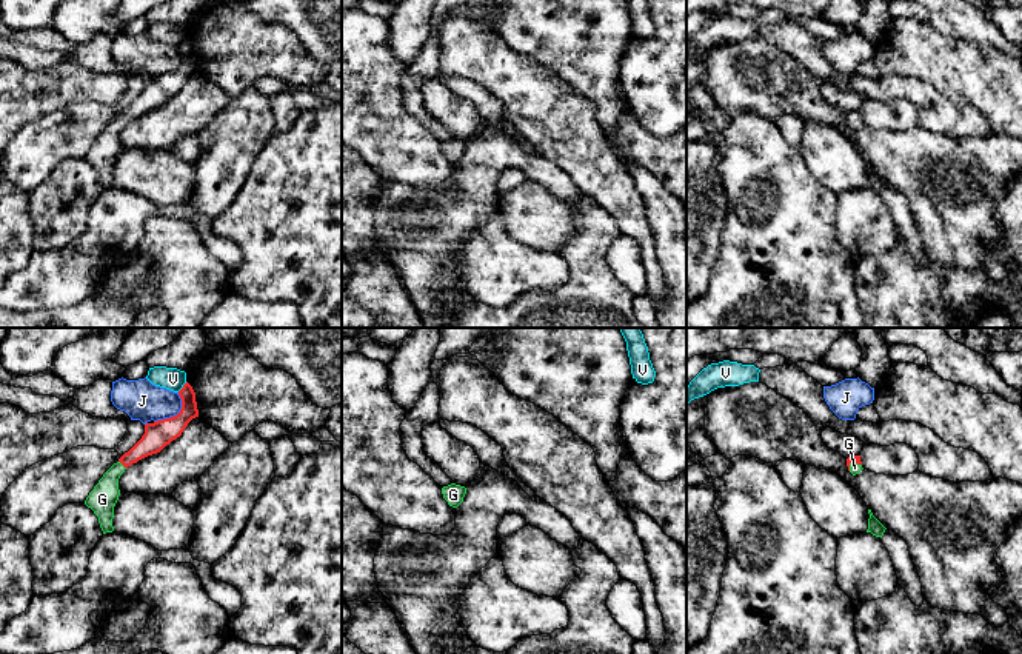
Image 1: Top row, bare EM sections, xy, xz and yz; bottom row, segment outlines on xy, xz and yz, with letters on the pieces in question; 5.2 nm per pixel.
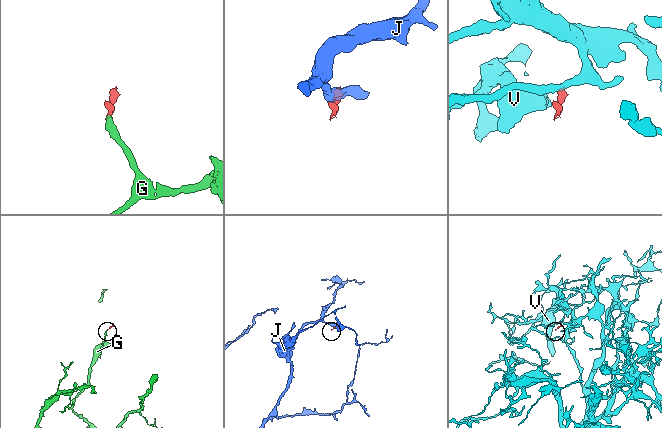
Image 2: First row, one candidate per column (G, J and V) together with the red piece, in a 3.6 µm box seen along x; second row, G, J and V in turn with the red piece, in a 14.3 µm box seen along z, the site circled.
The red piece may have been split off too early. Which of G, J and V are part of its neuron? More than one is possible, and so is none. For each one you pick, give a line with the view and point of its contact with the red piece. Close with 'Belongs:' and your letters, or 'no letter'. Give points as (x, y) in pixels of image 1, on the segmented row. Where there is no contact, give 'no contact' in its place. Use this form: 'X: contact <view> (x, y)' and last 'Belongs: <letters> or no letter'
G: contact xy (122, 463)
Belongs: G

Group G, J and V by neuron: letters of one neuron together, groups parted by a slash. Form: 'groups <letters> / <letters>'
groups G / J / V

